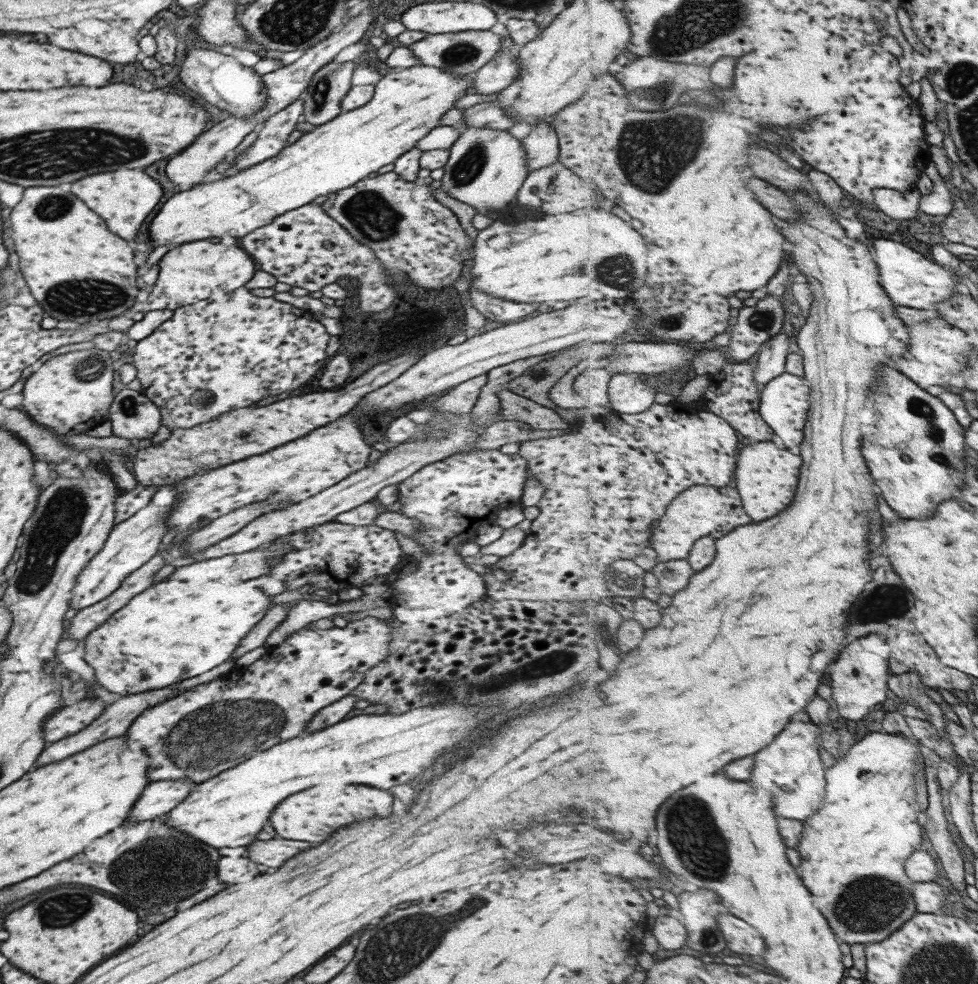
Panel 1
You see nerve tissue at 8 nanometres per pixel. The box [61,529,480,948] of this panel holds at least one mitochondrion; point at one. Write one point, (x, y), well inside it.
(218, 733)

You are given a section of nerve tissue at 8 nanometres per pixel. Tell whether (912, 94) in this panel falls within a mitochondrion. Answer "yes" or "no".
no

